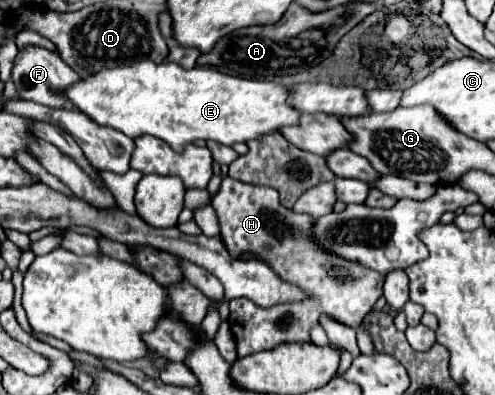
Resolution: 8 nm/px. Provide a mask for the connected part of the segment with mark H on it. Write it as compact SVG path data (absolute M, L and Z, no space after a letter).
M224 177L220 191L212 197L212 207L216 209L220 237L230 257L240 259L244 253L252 253L278 273L284 283L296 285L306 293L304 301L272 307L260 307L246 297L232 299L228 323L238 357L270 351L282 343L310 343L310 329L320 325L322 315L356 327L382 295L384 275L320 247L314 239L314 217L284 207L276 189Z

